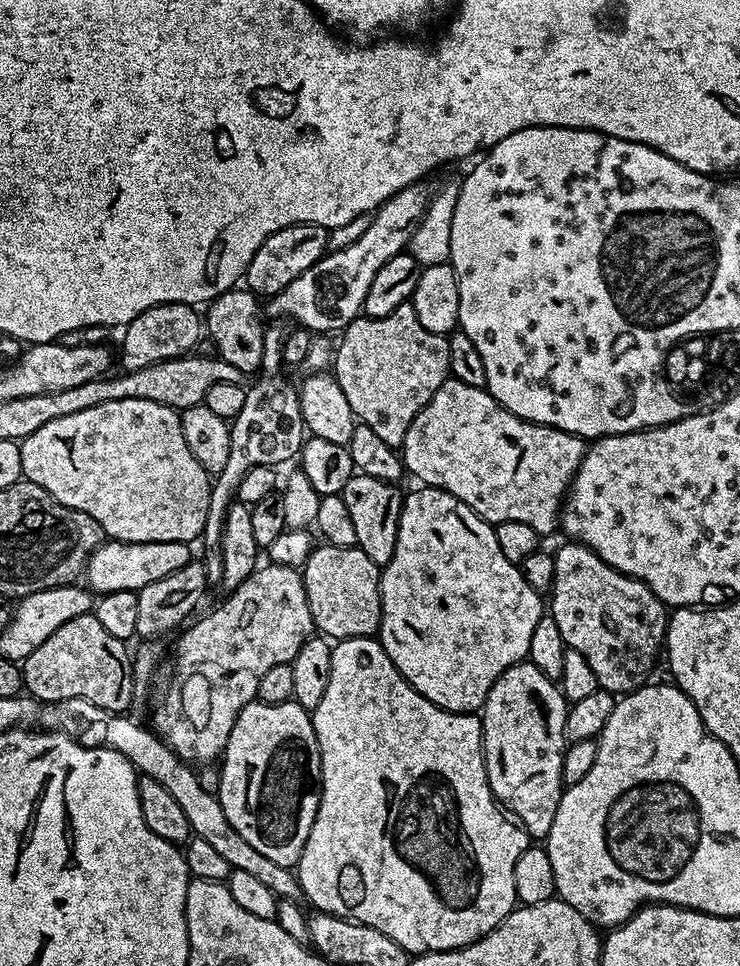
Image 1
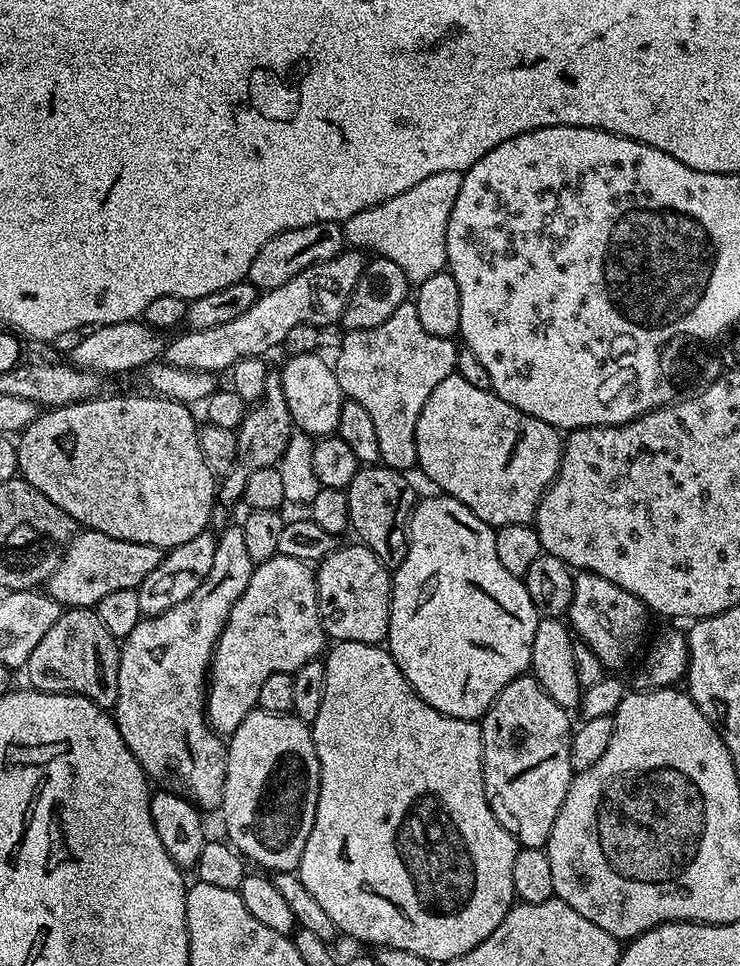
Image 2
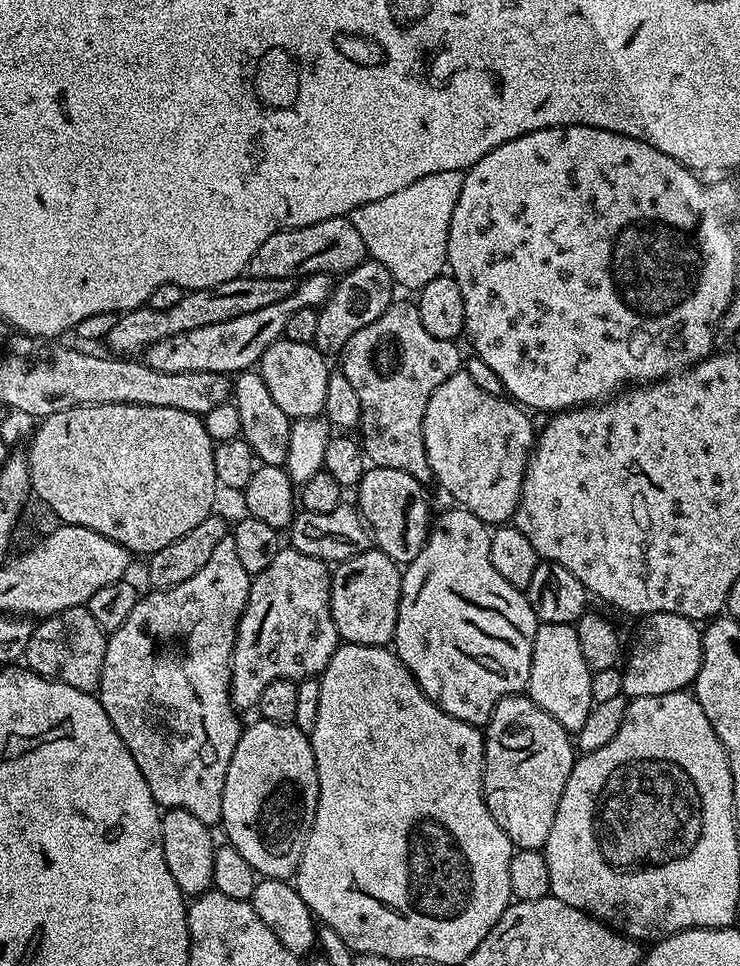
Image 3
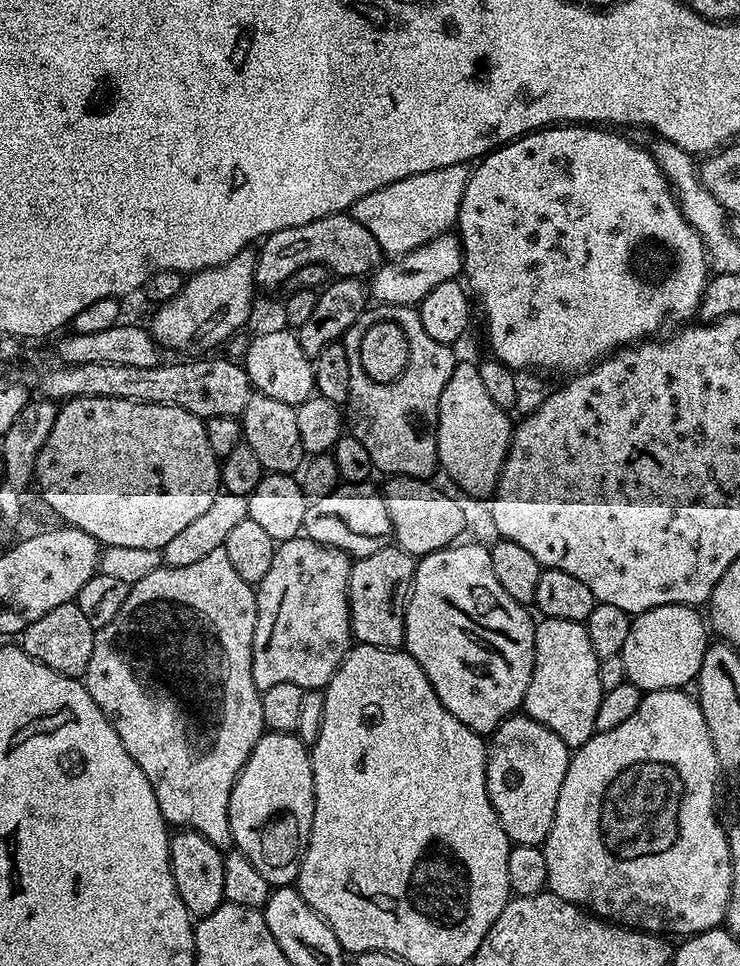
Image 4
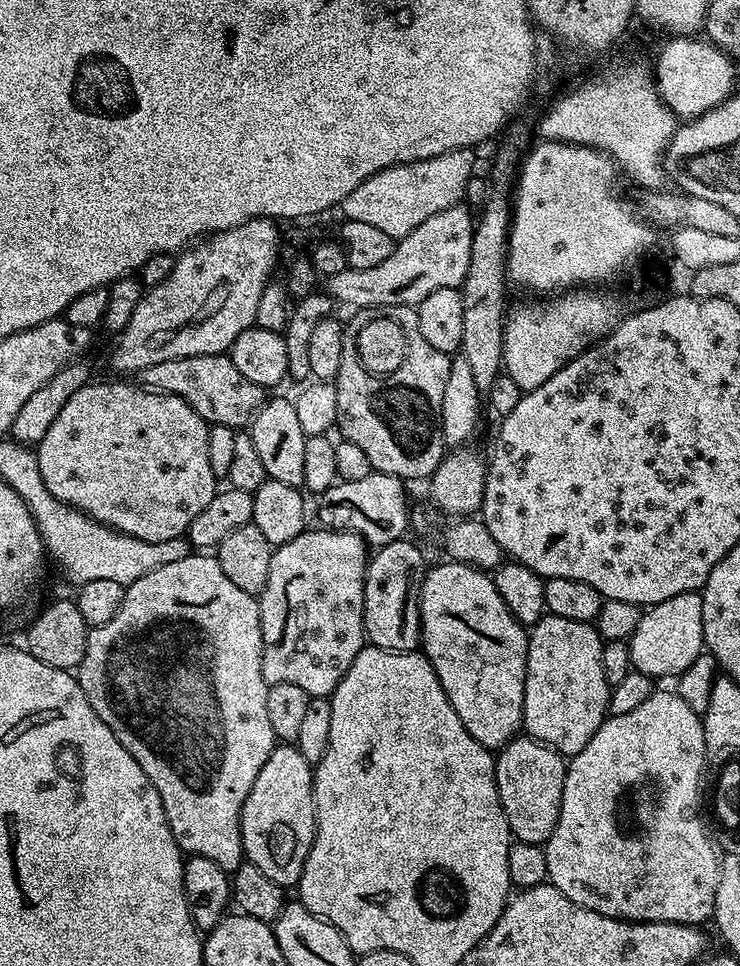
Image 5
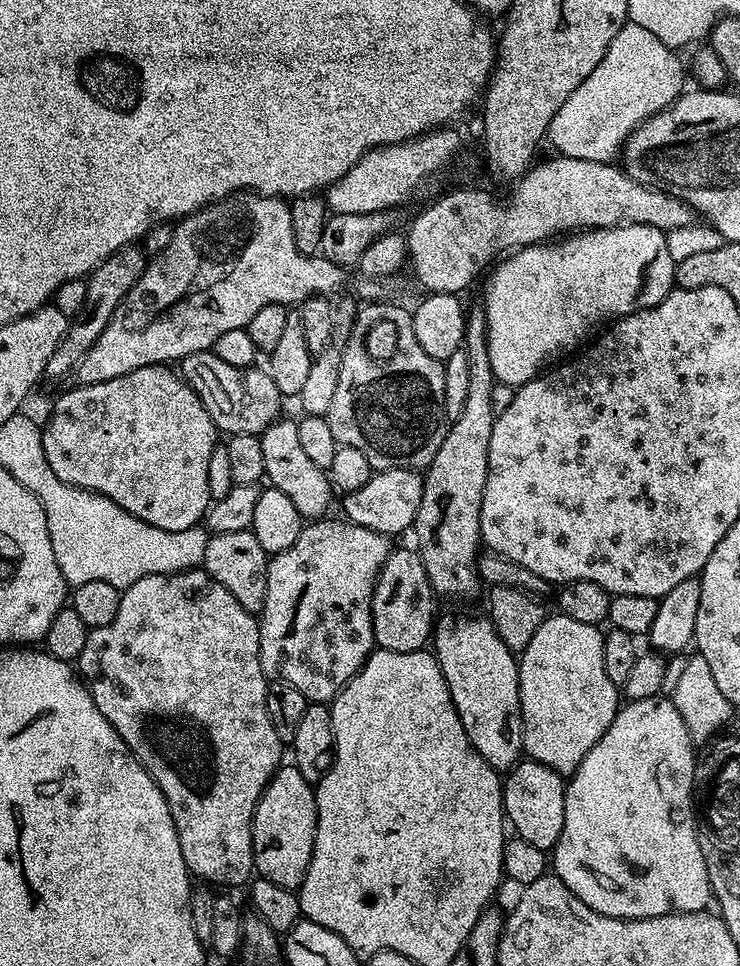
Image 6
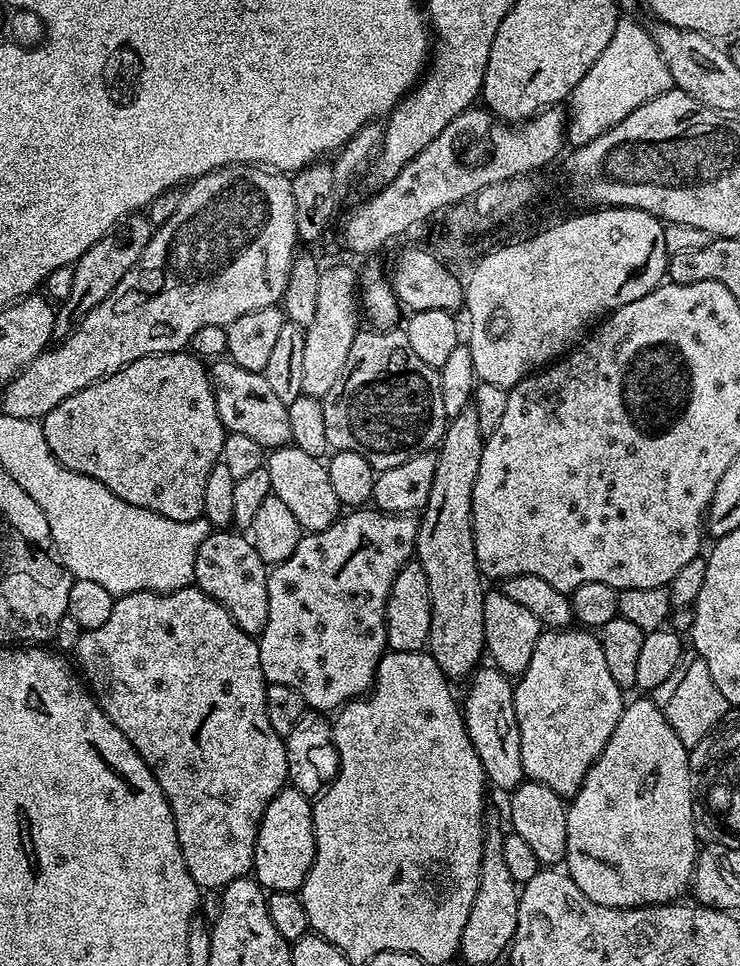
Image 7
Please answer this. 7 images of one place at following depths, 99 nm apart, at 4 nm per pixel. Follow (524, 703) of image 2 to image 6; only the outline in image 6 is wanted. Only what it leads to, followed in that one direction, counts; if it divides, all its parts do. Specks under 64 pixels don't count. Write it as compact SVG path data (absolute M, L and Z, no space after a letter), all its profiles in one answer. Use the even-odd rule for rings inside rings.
M521 759L512 765L510 771L503 777L504 815L517 837L530 846L538 846L545 850L556 847L562 834L562 822L566 814L565 777L550 770L550 766L542 766L542 762Z

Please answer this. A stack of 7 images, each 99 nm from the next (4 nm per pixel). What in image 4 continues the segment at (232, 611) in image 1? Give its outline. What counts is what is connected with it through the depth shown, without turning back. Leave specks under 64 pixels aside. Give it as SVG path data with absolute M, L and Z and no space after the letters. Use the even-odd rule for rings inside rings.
M296 536L277 547L274 562L266 578L256 588L256 625L252 647L252 673L254 686L259 692L270 690L281 682L294 682L305 690L325 689L330 678L339 670L340 663L353 647L352 623L348 609L348 583L352 573L352 560L342 549L320 545L316 541Z

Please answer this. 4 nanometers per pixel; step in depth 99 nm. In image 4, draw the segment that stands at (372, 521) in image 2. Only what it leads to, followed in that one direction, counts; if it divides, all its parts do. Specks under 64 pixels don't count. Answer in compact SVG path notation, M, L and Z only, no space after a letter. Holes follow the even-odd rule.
M393 476L382 488L384 509L390 518L392 540L395 547L417 558L428 556L457 543L464 532L464 508L452 496L435 488L428 480L415 480L409 476Z

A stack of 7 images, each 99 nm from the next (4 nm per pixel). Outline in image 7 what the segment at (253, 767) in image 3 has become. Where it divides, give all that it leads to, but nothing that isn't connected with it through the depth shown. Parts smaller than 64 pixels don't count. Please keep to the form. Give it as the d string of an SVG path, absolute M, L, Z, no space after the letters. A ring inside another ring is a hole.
M285 786L270 802L270 806L266 806L254 846L252 872L260 887L268 892L299 893L304 884L316 853L312 805L313 801L303 796L297 788Z

